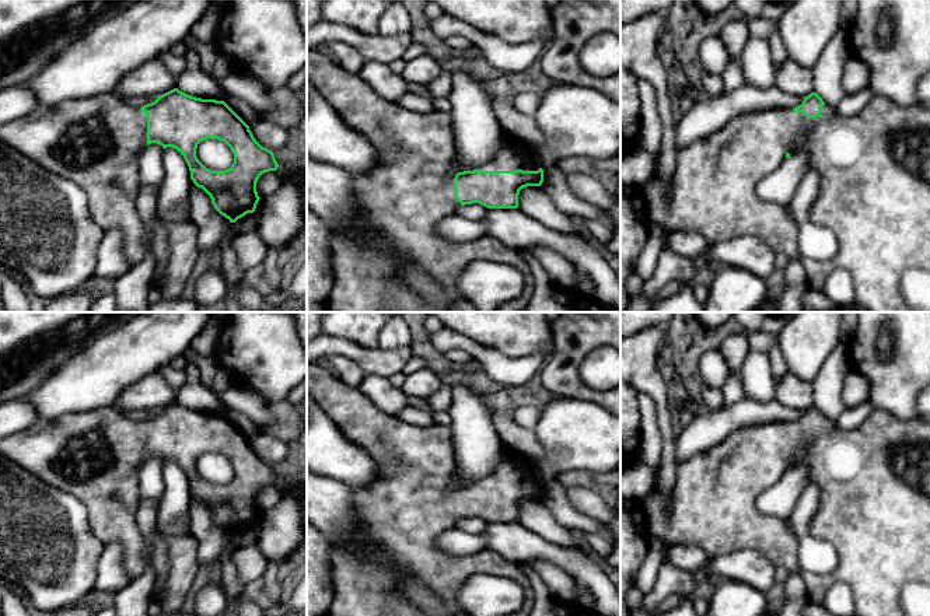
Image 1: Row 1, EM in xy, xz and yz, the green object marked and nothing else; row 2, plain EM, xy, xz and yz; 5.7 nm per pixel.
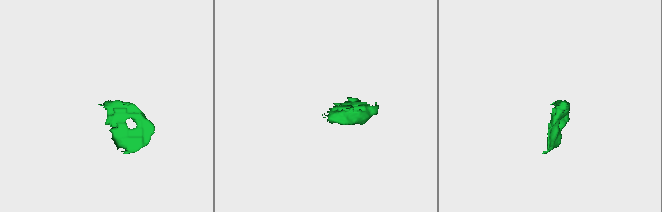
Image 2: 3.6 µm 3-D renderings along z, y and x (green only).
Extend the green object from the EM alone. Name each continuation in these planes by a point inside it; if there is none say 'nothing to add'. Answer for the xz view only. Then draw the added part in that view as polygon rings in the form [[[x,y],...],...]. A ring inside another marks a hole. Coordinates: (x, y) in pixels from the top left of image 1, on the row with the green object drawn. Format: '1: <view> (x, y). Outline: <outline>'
1: xz (517, 154). Outline: [[[513,139],[501,147],[486,164],[478,167],[479,171],[538,171],[539,162],[534,146]]]

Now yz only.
1: yz (874, 195). Outline: [[[874,95],[864,109],[854,116],[843,116],[825,104],[818,118],[807,118],[793,108],[762,109],[734,116],[717,133],[698,140],[676,151],[676,167],[669,183],[655,174],[641,186],[647,202],[651,227],[669,231],[698,231],[712,246],[752,235],[766,244],[775,253],[798,259],[810,288],[822,290],[835,269],[847,269],[854,280],[856,300],[871,312],[916,312],[901,293],[899,281],[906,269],[930,272],[930,106],[916,104],[909,108]],[[797,150],[808,154],[808,169],[821,175],[818,195],[808,211],[812,224],[822,225],[838,239],[838,252],[831,262],[803,258],[798,251],[798,224],[791,209],[766,202],[756,193],[758,183],[776,171]]]

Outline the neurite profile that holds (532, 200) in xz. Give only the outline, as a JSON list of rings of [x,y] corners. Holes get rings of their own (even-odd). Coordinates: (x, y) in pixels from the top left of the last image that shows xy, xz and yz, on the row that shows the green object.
[[[541,186],[522,188],[517,209],[553,232],[569,237],[583,234],[577,220],[560,211]]]

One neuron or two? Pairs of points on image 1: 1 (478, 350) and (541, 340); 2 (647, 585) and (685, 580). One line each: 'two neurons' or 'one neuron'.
1: two neurons
2: two neurons

